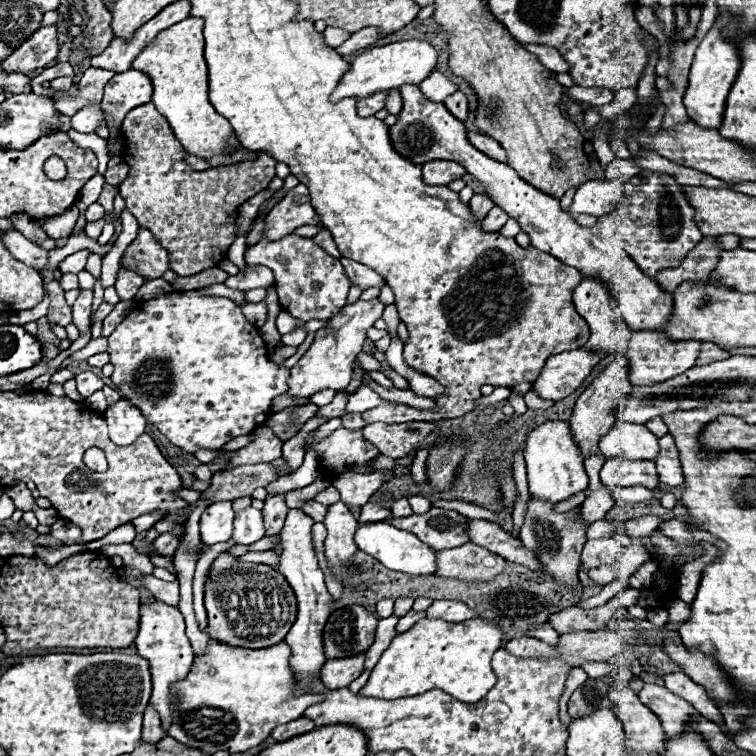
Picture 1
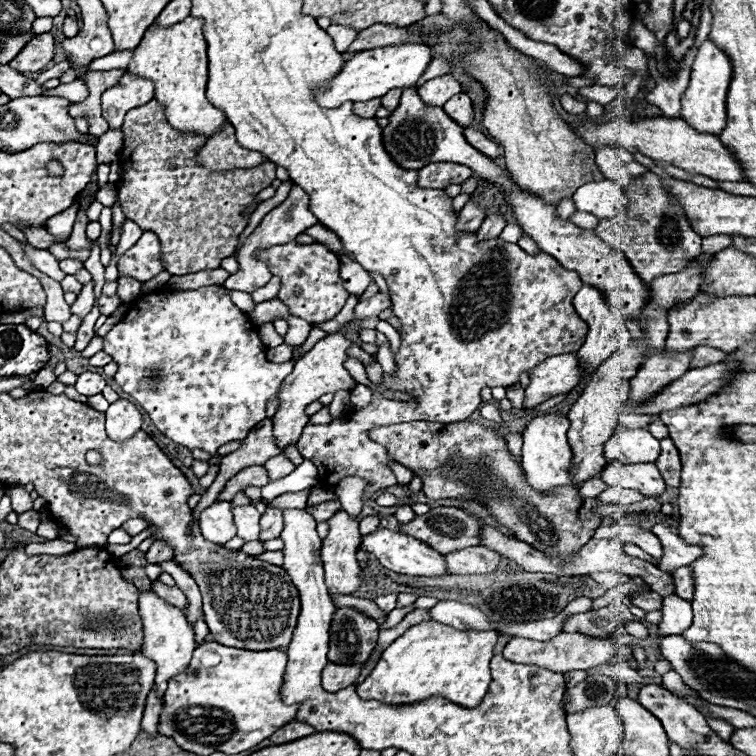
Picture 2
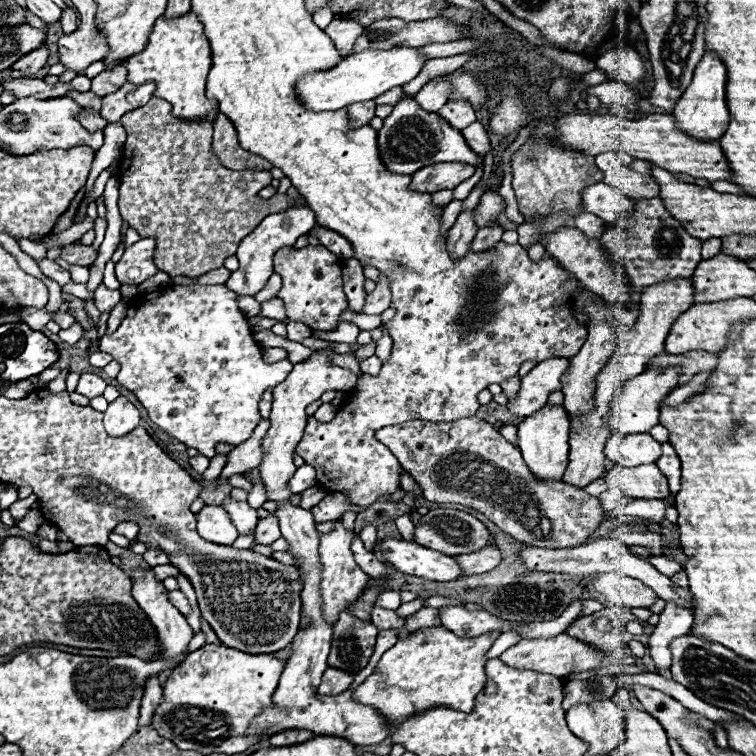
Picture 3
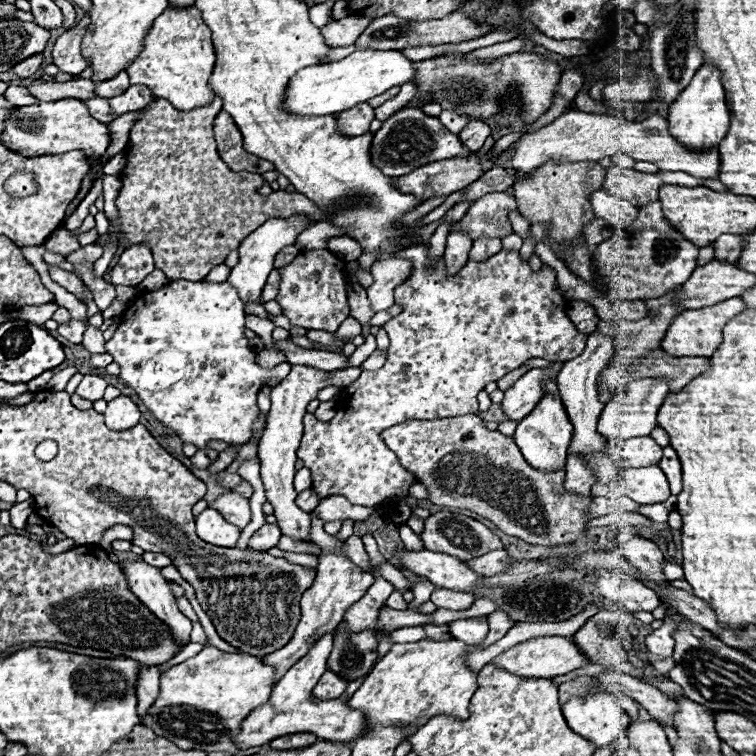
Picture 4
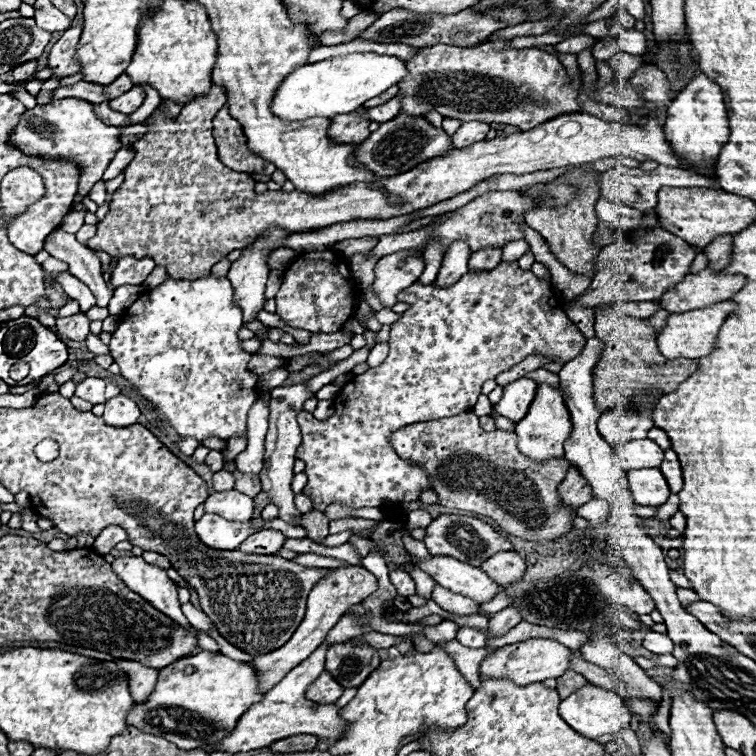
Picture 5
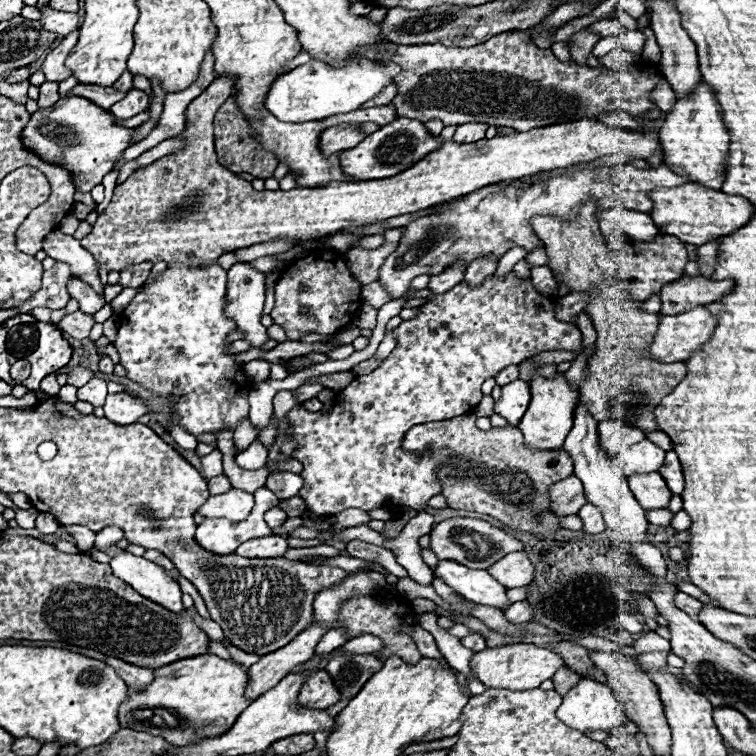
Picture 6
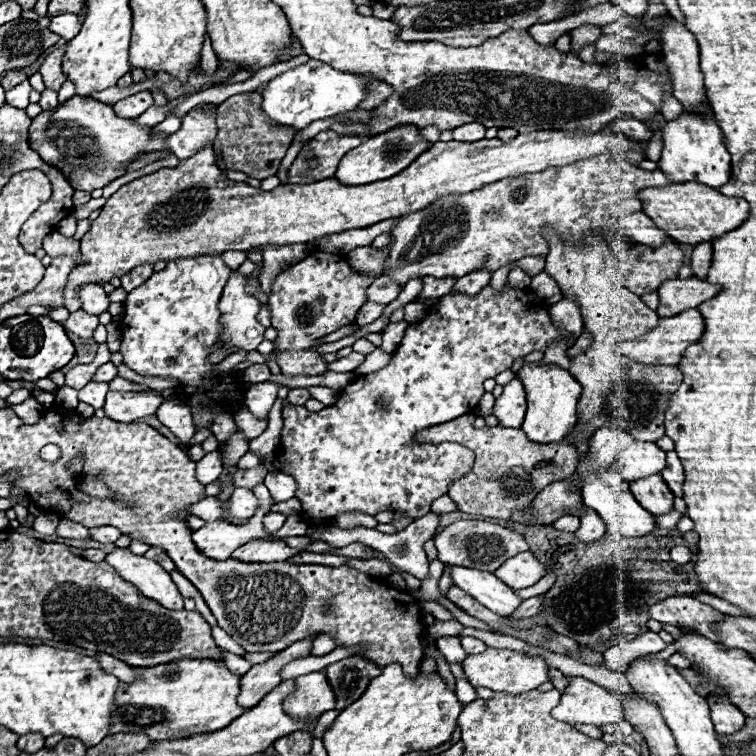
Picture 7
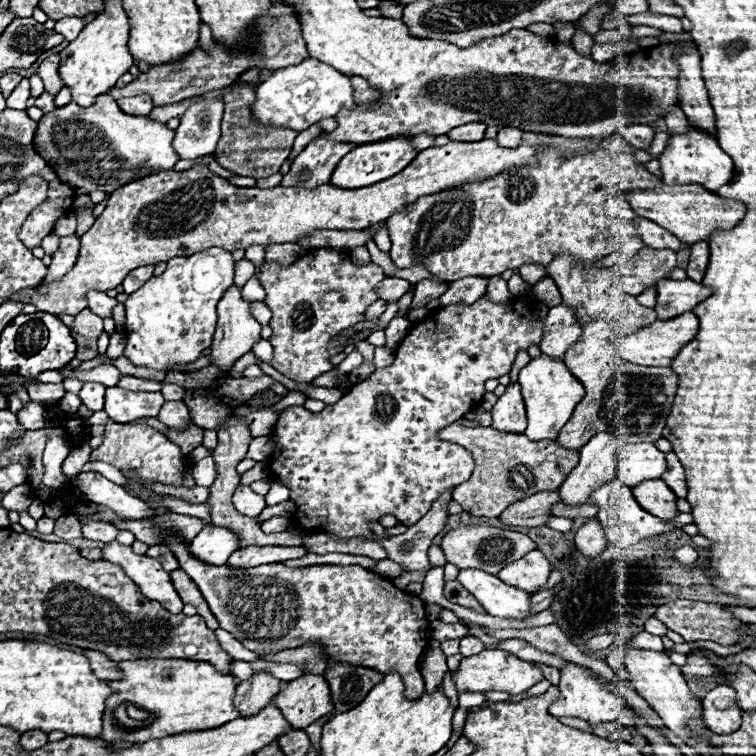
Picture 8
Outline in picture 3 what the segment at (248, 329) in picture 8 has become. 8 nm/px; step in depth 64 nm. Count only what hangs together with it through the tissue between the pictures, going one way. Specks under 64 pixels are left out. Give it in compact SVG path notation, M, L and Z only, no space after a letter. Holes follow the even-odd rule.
M290 206L290 208L286 208L286 212L276 212L276 214L266 216L258 224L258 228L254 228L254 232L248 234L240 242L238 252L236 252L238 260L240 260L240 268L236 272L232 272L226 286L242 296L254 296L256 292L260 292L266 286L268 278L272 276L272 256L274 256L276 248L292 246L298 240L298 236L308 234L314 226L316 226L316 216L306 206Z

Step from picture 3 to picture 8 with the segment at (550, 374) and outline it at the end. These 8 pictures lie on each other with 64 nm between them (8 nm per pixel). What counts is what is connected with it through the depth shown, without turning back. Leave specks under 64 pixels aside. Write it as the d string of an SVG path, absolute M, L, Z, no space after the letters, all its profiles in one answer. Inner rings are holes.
M508 384L506 392L498 398L496 406L490 412L494 418L494 428L502 432L524 432L526 408L520 394L520 384Z

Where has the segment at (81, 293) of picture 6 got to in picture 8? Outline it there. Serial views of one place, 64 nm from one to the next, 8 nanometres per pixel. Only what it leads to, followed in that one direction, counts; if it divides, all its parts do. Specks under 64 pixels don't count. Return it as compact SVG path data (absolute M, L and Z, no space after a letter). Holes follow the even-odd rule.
M90 290L86 292L88 296L88 308L98 314L100 318L106 318L106 316L112 316L112 308L118 304L114 298L106 296L104 292L98 292L98 290Z

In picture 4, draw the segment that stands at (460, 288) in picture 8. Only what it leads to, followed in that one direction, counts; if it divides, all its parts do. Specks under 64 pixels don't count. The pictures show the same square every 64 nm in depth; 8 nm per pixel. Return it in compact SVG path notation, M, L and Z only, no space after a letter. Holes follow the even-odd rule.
M478 238L472 244L470 250L470 260L486 260L490 256L494 256L498 250L502 250L502 242L500 238Z

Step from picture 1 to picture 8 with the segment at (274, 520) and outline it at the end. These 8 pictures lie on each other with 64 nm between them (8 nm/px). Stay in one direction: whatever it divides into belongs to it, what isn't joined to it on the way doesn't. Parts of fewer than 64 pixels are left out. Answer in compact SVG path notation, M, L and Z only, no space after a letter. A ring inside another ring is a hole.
M250 546L250 548L238 548L232 552L228 564L236 568L252 568L260 564L272 564L272 562L284 562L292 558L302 558L306 554L304 546Z

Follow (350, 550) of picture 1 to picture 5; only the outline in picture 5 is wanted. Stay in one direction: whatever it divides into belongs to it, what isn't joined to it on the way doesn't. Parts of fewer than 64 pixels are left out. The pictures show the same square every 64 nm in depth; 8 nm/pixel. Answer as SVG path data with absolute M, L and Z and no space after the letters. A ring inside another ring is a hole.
M312 510L302 516L302 526L308 532L308 538L314 542L322 542L328 536L328 520L322 516L322 512ZM362 566L328 568L328 574L318 584L314 584L314 588L310 590L310 594L306 598L308 606L306 606L304 620L298 626L298 630L294 632L294 636L288 640L288 644L284 644L282 648L278 648L274 652L254 658L254 666L260 672L260 688L264 692L270 690L274 684L278 684L278 680L282 680L282 676L286 676L286 672L290 672L290 668L294 668L302 660L306 660L306 656L310 656L310 652L314 652L314 648L318 648L324 642L324 638L336 626L336 622L342 618L342 614L350 606L354 606L354 604L362 602L366 596L370 596L376 588L378 588L376 576L370 574Z

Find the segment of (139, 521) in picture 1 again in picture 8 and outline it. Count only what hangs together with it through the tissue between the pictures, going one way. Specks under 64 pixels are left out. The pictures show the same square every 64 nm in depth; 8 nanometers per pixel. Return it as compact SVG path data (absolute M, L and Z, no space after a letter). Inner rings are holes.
M86 522L86 524L82 524L82 532L84 532L84 538L106 544L110 540L116 540L120 530L106 522Z

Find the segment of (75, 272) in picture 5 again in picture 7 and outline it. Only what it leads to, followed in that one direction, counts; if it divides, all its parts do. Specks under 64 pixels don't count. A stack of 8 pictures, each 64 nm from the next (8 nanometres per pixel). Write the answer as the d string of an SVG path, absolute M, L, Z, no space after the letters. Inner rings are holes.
M50 232L50 236L46 236L44 250L50 258L70 256L70 258L74 258L76 266L84 264L84 258L82 258L82 252L80 252L80 242L74 240L74 238L66 238L60 232Z

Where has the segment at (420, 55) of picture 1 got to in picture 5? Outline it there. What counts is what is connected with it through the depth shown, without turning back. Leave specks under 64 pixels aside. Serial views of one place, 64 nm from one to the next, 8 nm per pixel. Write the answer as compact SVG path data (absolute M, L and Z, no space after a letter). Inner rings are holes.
M354 52L344 58L306 64L286 76L274 96L272 108L284 120L308 120L314 116L334 118L336 114L348 114L366 100L380 96L390 86L398 84L406 74L406 64L400 58L376 52Z

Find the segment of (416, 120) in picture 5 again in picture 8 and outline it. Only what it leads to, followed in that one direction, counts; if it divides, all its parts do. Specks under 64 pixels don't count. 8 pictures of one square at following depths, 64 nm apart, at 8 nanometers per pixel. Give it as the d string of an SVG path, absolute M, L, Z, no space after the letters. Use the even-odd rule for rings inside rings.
M394 136L390 140L378 140L374 144L356 146L352 152L348 152L340 160L340 164L336 166L336 170L330 178L330 184L338 186L338 188L364 188L364 186L376 184L380 180L386 180L386 178L398 174L418 154L418 150L412 148L410 142L412 142L412 136Z

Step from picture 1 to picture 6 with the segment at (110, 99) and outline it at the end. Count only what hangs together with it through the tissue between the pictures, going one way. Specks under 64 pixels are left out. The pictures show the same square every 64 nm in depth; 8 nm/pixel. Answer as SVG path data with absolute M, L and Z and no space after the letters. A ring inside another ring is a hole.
M132 88L122 100L118 100L116 104L112 104L110 112L116 116L116 118L132 118L140 112L144 112L148 108L148 96L142 92L142 90L136 90Z

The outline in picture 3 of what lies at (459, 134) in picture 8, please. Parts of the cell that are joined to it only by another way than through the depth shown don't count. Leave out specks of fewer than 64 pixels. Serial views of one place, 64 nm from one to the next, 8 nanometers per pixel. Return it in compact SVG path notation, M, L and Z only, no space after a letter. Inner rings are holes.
M472 122L470 126L466 126L466 128L462 130L462 136L466 138L468 146L470 146L474 152L484 154L484 156L492 152L492 144L490 144L488 134L486 134L486 130L484 130L484 126L482 126L480 122Z

